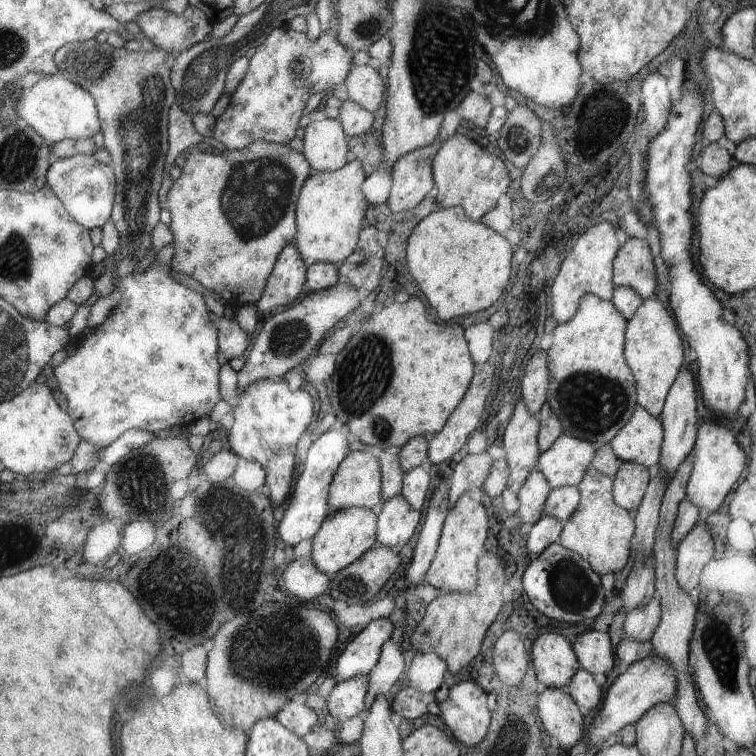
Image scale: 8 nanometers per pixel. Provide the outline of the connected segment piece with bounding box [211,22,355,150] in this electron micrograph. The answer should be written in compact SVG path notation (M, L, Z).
M333 22L333 30L319 36L317 42L311 42L307 38L307 34L293 32L289 28L273 30L273 34L263 42L261 48L255 50L255 56L249 60L249 70L247 70L245 78L241 80L239 88L229 96L231 98L229 108L225 110L223 116L215 118L215 128L213 128L211 138L221 142L227 150L247 150L251 146L251 142L259 142L259 140L289 146L289 142L297 136L299 120L303 116L307 100L315 92L327 92L327 90L343 88L351 70L353 70L351 62L353 62L355 52L349 50L343 42L339 42L335 28L337 26Z

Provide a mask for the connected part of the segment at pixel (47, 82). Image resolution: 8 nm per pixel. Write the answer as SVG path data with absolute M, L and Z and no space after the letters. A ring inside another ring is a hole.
M61 74L41 76L37 84L21 90L17 98L15 114L19 120L29 122L29 126L33 126L53 148L63 140L89 140L97 130L103 128L95 96L87 88Z

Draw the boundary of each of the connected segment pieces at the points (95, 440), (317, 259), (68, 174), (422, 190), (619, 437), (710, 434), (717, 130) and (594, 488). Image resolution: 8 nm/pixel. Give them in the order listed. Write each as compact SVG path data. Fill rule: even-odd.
M153 262L143 274L139 272L131 272L125 278L117 278L117 272L113 274L113 290L115 286L121 290L121 300L117 302L117 306L111 310L111 314L105 318L105 322L99 328L93 328L93 334L83 336L79 340L75 340L75 354L69 356L59 368L53 370L55 378L57 378L57 388L59 392L65 396L67 400L67 412L71 414L71 418L75 418L75 426L79 428L79 434L83 436L83 440L89 440L91 446L105 450L109 448L113 442L117 442L123 434L127 432L135 432L135 430L145 430L145 432L159 432L159 430L167 430L167 428L175 428L175 426L193 426L197 424L201 418L205 418L207 414L211 414L211 410L219 404L219 400L223 398L221 394L221 362L219 362L219 352L221 352L221 342L219 342L219 326L215 320L211 320L211 312L205 304L205 298L201 296L201 292L191 290L189 286L181 284L175 280L177 274L173 270L171 264L161 264L161 262Z
M351 160L345 168L337 172L317 172L307 180L303 186L299 206L297 206L297 246L301 250L301 256L309 262L307 272L307 288L305 294L317 294L323 290L329 290L341 282L341 274L337 270L337 262L345 262L359 250L363 224L361 220L367 218L367 212L371 208L367 194L363 190L367 182L367 172L363 162Z
M73 156L63 160L59 158L55 164L51 164L47 178L49 186L63 200L63 204L79 224L83 224L89 230L95 226L103 230L103 226L111 222L119 192L119 180L111 164L101 164L99 160L95 160L95 156Z
M437 138L435 144L419 148L403 156L391 170L393 192L387 208L393 214L403 214L415 210L421 202L435 194L435 158L443 148L443 140Z
M639 404L635 406L631 420L609 442L613 454L621 462L633 462L645 468L653 468L653 464L657 464L657 456L661 456L659 444L663 444L661 424Z
M713 422L697 426L695 446L689 456L691 456L691 474L689 474L687 488L685 488L685 500L689 500L701 512L707 510L709 514L713 514L713 512L717 512L725 494L737 482L741 470L747 464L747 458L741 452L741 448L737 446L733 432L729 432L721 424L713 424Z
M711 114L703 124L701 124L701 136L711 142L707 144L699 154L697 154L697 168L707 174L707 176L723 176L727 174L731 168L733 168L733 156L727 154L725 148L719 148L715 142L723 136L723 130L721 130L721 120Z
M587 468L583 480L575 488L579 490L581 500L575 512L567 518L567 522L563 522L565 526L563 526L561 544L567 546L567 550L571 552L583 554L583 558L587 558L587 562L591 562L591 566L595 566L599 574L621 570L627 564L631 554L631 538L633 538L635 520L631 520L625 508L619 508L619 504L611 500L613 486L609 476L603 476L601 472Z

